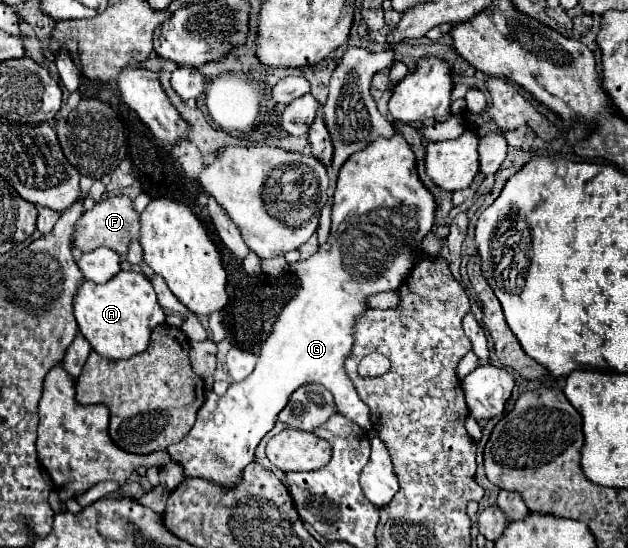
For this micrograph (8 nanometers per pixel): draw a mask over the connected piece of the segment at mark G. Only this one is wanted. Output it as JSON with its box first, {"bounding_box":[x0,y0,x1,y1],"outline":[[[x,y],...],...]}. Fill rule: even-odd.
{"bounding_box":[168,132,436,484],"outline":[[[394,132],[392,138],[376,138],[368,148],[356,152],[356,156],[350,156],[350,158],[344,162],[344,166],[340,168],[338,182],[336,182],[336,192],[334,192],[334,198],[332,198],[332,230],[330,230],[330,236],[328,236],[328,240],[326,240],[322,246],[318,246],[318,250],[316,250],[308,260],[300,260],[300,262],[296,262],[296,264],[290,266],[292,272],[300,278],[300,288],[298,288],[296,296],[282,308],[282,312],[280,312],[280,316],[278,316],[278,320],[276,320],[276,324],[274,324],[274,330],[272,330],[270,338],[268,338],[268,340],[264,342],[264,346],[262,346],[262,352],[260,352],[260,356],[258,356],[258,364],[256,364],[254,372],[252,372],[246,380],[236,382],[236,384],[230,384],[228,392],[226,392],[222,398],[216,396],[214,392],[208,392],[202,408],[198,410],[198,418],[196,418],[196,424],[194,424],[194,428],[190,430],[190,434],[184,436],[184,440],[180,440],[178,444],[172,444],[172,448],[168,448],[170,458],[172,458],[172,460],[178,460],[178,462],[184,466],[184,476],[186,476],[186,478],[188,478],[188,476],[198,476],[198,478],[216,480],[218,484],[222,484],[222,482],[224,482],[224,484],[236,484],[236,482],[240,480],[242,468],[254,460],[254,450],[256,450],[256,446],[260,444],[260,440],[274,428],[276,416],[278,416],[278,412],[288,404],[290,394],[292,394],[294,390],[298,390],[300,386],[308,384],[308,382],[316,382],[316,384],[322,384],[324,388],[328,388],[328,390],[332,392],[332,396],[334,396],[334,400],[336,400],[336,406],[338,406],[338,412],[340,412],[342,416],[346,416],[348,420],[352,420],[354,424],[358,424],[358,426],[362,426],[362,428],[366,428],[366,430],[372,428],[370,418],[368,418],[370,410],[368,410],[368,406],[362,404],[356,388],[352,386],[352,382],[350,382],[350,378],[348,378],[348,374],[346,374],[346,366],[344,366],[346,358],[352,354],[352,348],[354,348],[354,326],[356,326],[356,320],[368,310],[366,298],[368,298],[370,294],[378,294],[378,292],[384,292],[384,290],[398,290],[400,284],[412,274],[412,268],[416,266],[416,260],[418,260],[418,256],[416,256],[418,246],[420,246],[420,242],[424,240],[424,236],[426,236],[428,232],[432,232],[432,228],[434,228],[434,218],[436,218],[436,200],[434,200],[432,192],[430,192],[430,190],[422,184],[422,180],[418,178],[418,172],[416,172],[416,156],[414,156],[410,144],[406,142],[404,134]]]}

